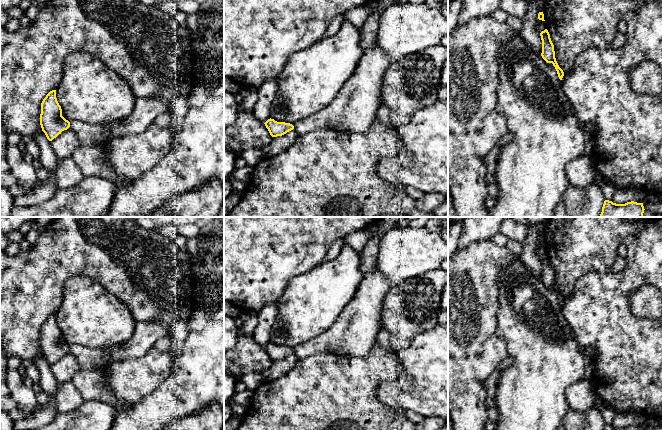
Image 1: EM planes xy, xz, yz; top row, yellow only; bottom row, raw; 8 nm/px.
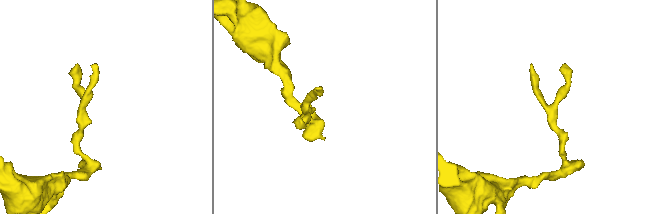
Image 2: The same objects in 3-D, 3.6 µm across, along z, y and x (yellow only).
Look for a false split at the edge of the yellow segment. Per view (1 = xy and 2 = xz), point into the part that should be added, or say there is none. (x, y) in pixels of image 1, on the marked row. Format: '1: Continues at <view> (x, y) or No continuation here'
1: No continuation here
2: No continuation here

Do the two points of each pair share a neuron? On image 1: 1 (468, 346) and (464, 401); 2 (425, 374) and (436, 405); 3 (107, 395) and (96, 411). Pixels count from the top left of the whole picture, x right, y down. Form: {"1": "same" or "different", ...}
{"1": "same", "2": "same", "3": "different"}

